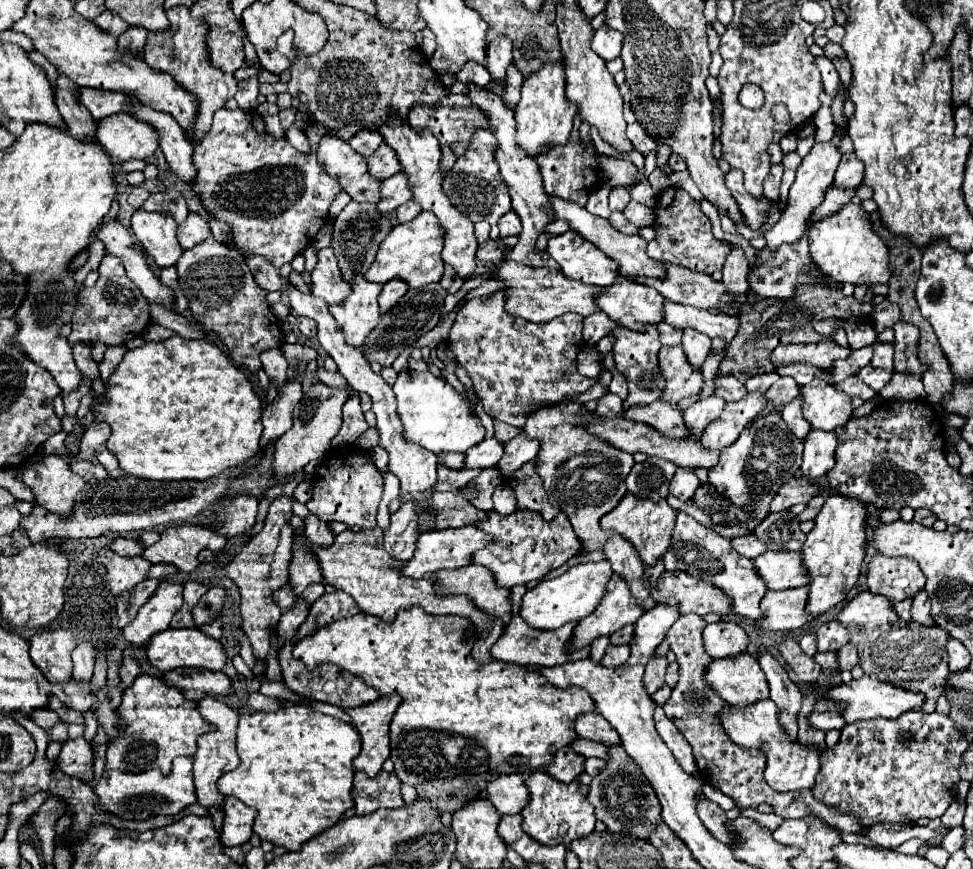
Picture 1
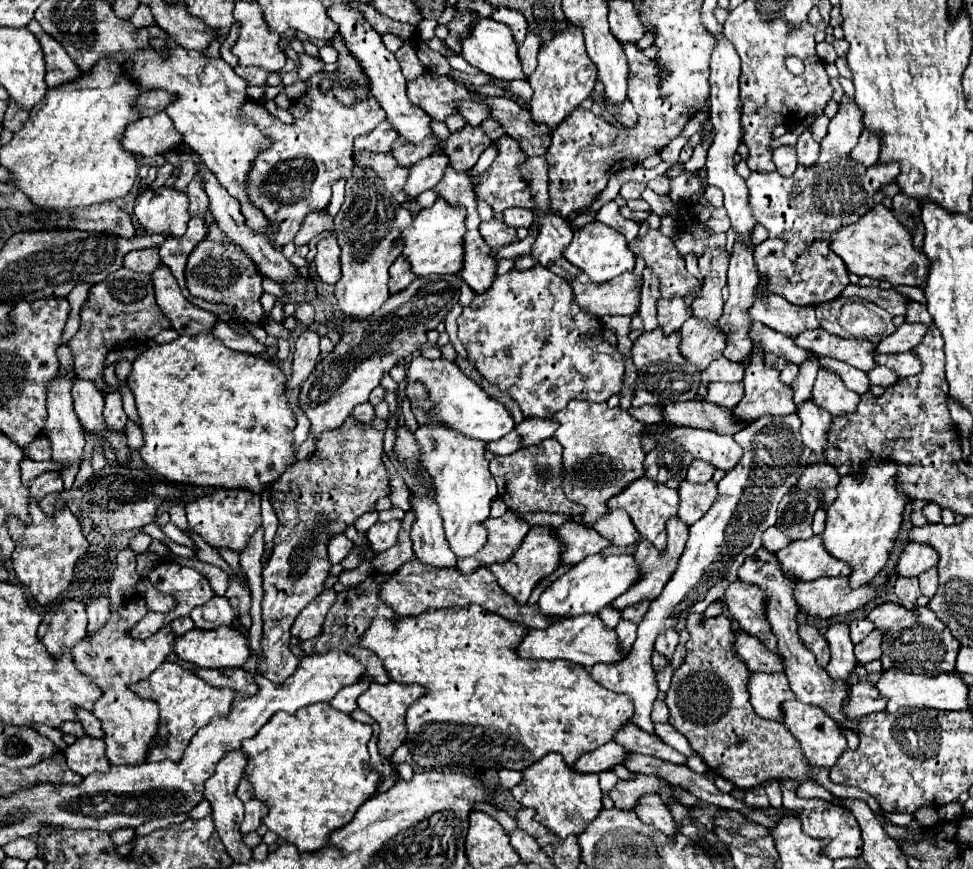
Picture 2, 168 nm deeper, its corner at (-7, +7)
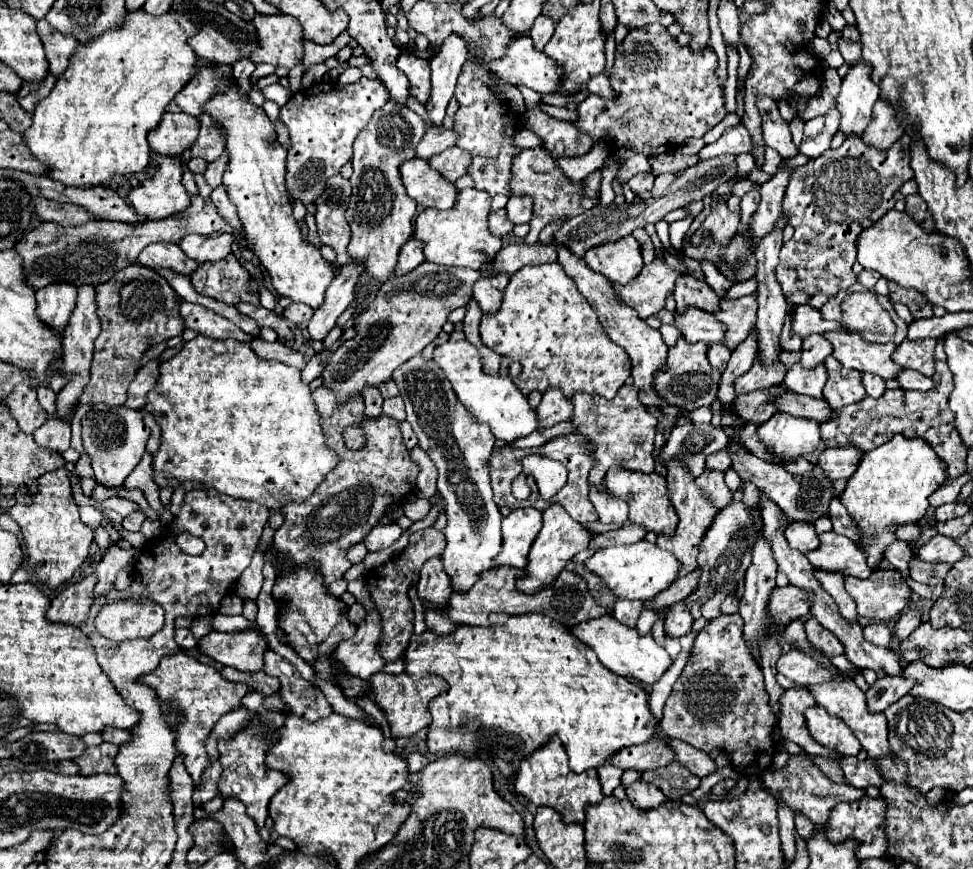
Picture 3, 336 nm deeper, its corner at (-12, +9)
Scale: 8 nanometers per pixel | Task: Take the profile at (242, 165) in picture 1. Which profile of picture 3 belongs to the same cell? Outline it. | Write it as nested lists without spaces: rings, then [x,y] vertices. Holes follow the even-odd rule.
[[[362,76],[358,82],[340,86],[338,82],[320,82],[310,88],[302,88],[296,94],[292,94],[290,102],[280,108],[280,122],[288,128],[290,134],[290,150],[286,156],[286,188],[290,200],[300,200],[304,206],[316,204],[320,194],[324,192],[326,180],[340,172],[340,168],[350,162],[352,158],[352,142],[358,136],[358,132],[368,126],[372,114],[376,108],[384,106],[388,102],[388,92],[384,90],[380,80],[372,80]]]

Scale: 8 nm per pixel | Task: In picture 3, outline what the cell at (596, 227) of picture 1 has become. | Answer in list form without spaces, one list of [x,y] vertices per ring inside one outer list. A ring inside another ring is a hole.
[[[680,274],[676,288],[674,288],[674,298],[676,298],[676,310],[684,312],[688,306],[698,306],[704,312],[716,312],[720,298],[716,292],[702,280],[696,280],[694,276]]]

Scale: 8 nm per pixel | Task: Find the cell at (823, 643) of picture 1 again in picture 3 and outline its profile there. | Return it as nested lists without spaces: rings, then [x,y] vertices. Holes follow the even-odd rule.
[[[878,622],[878,624],[868,624],[864,626],[864,638],[876,646],[884,646],[884,648],[896,648],[896,640],[892,638],[892,630],[884,624],[884,622]]]

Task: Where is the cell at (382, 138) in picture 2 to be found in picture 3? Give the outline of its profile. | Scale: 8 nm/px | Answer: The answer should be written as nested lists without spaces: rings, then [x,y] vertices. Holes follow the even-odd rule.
[[[388,102],[384,108],[376,110],[370,124],[356,136],[354,156],[352,156],[352,202],[348,202],[346,220],[352,230],[352,240],[348,244],[348,254],[352,262],[362,264],[368,284],[380,288],[388,278],[392,278],[394,266],[398,262],[398,252],[412,238],[416,202],[406,196],[400,180],[398,166],[414,158],[418,140],[422,138],[426,124],[418,114],[396,102]]]

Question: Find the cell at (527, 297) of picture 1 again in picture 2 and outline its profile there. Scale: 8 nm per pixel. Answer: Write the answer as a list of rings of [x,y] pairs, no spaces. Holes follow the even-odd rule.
[[[625,272],[623,276],[617,276],[603,284],[591,282],[587,274],[579,274],[575,280],[571,280],[575,302],[595,316],[605,314],[633,316],[639,310],[641,286],[643,278],[633,272]]]

